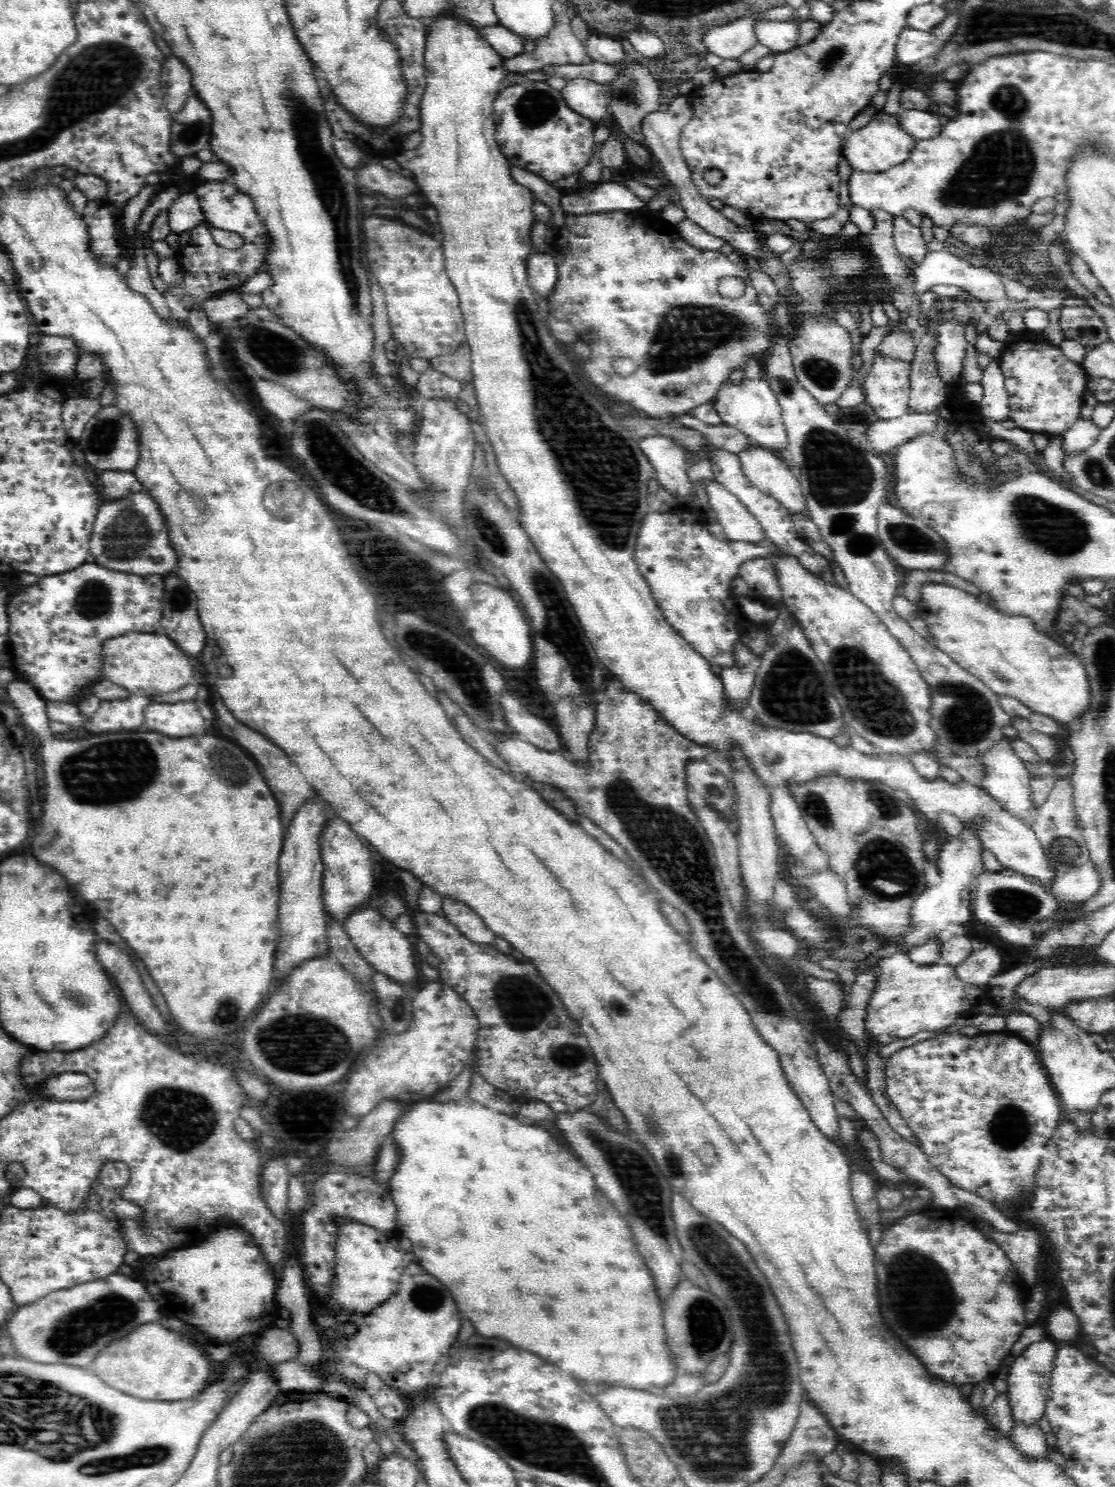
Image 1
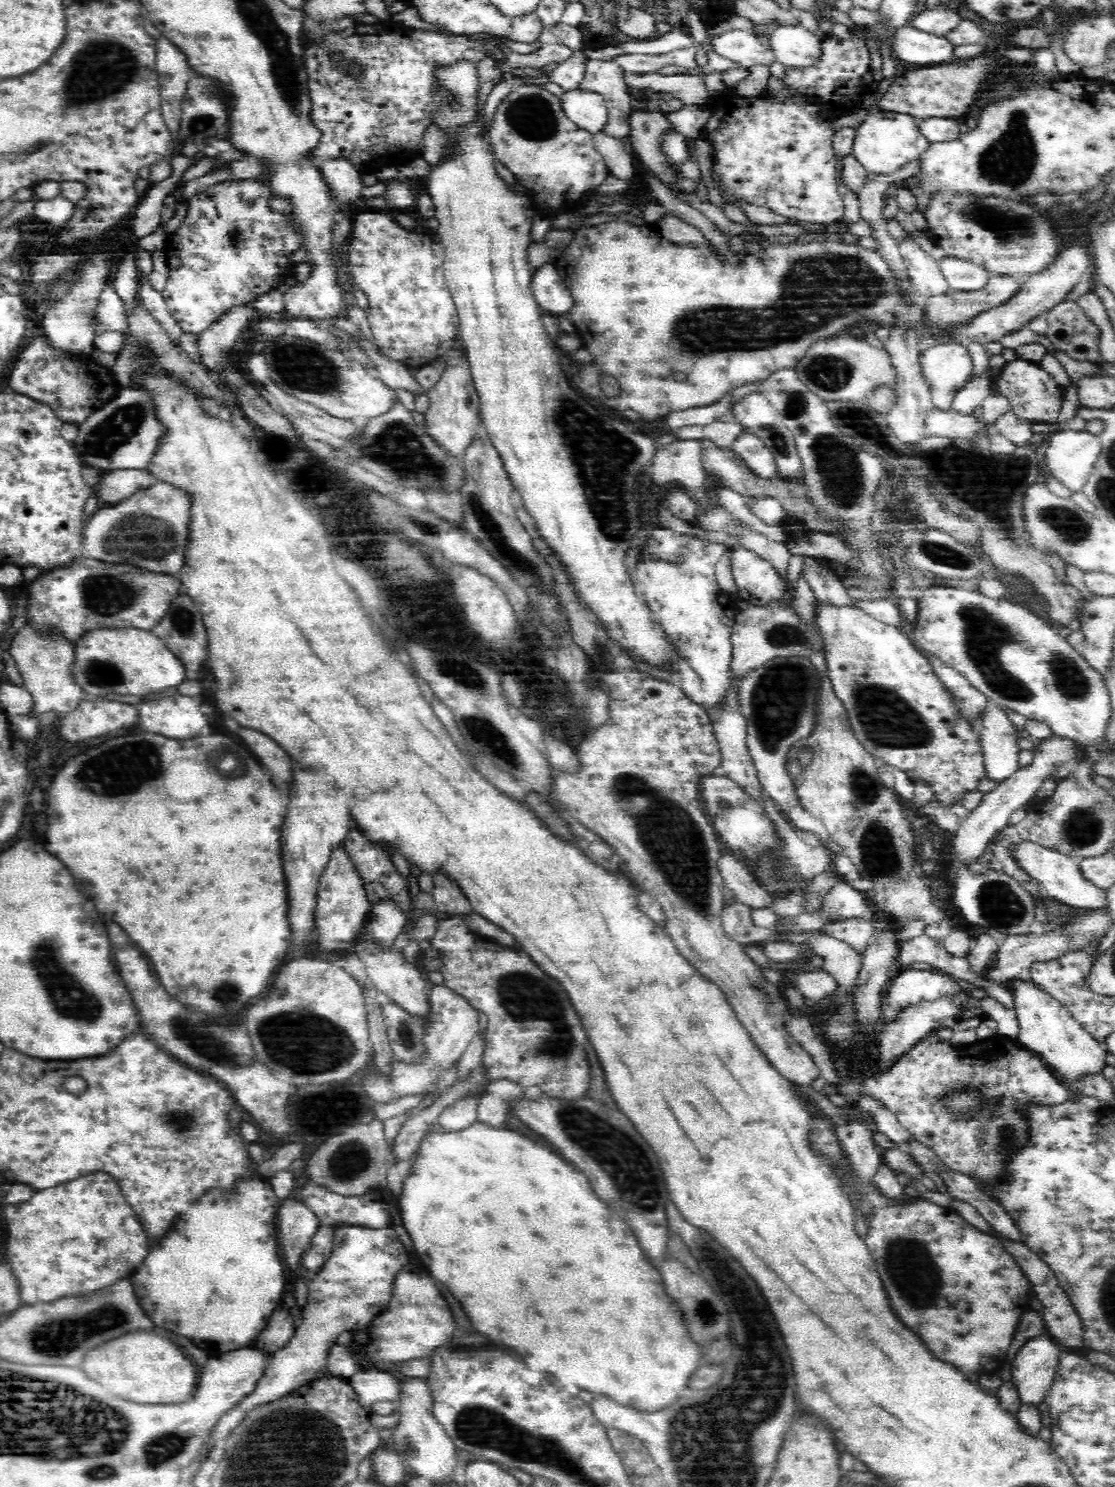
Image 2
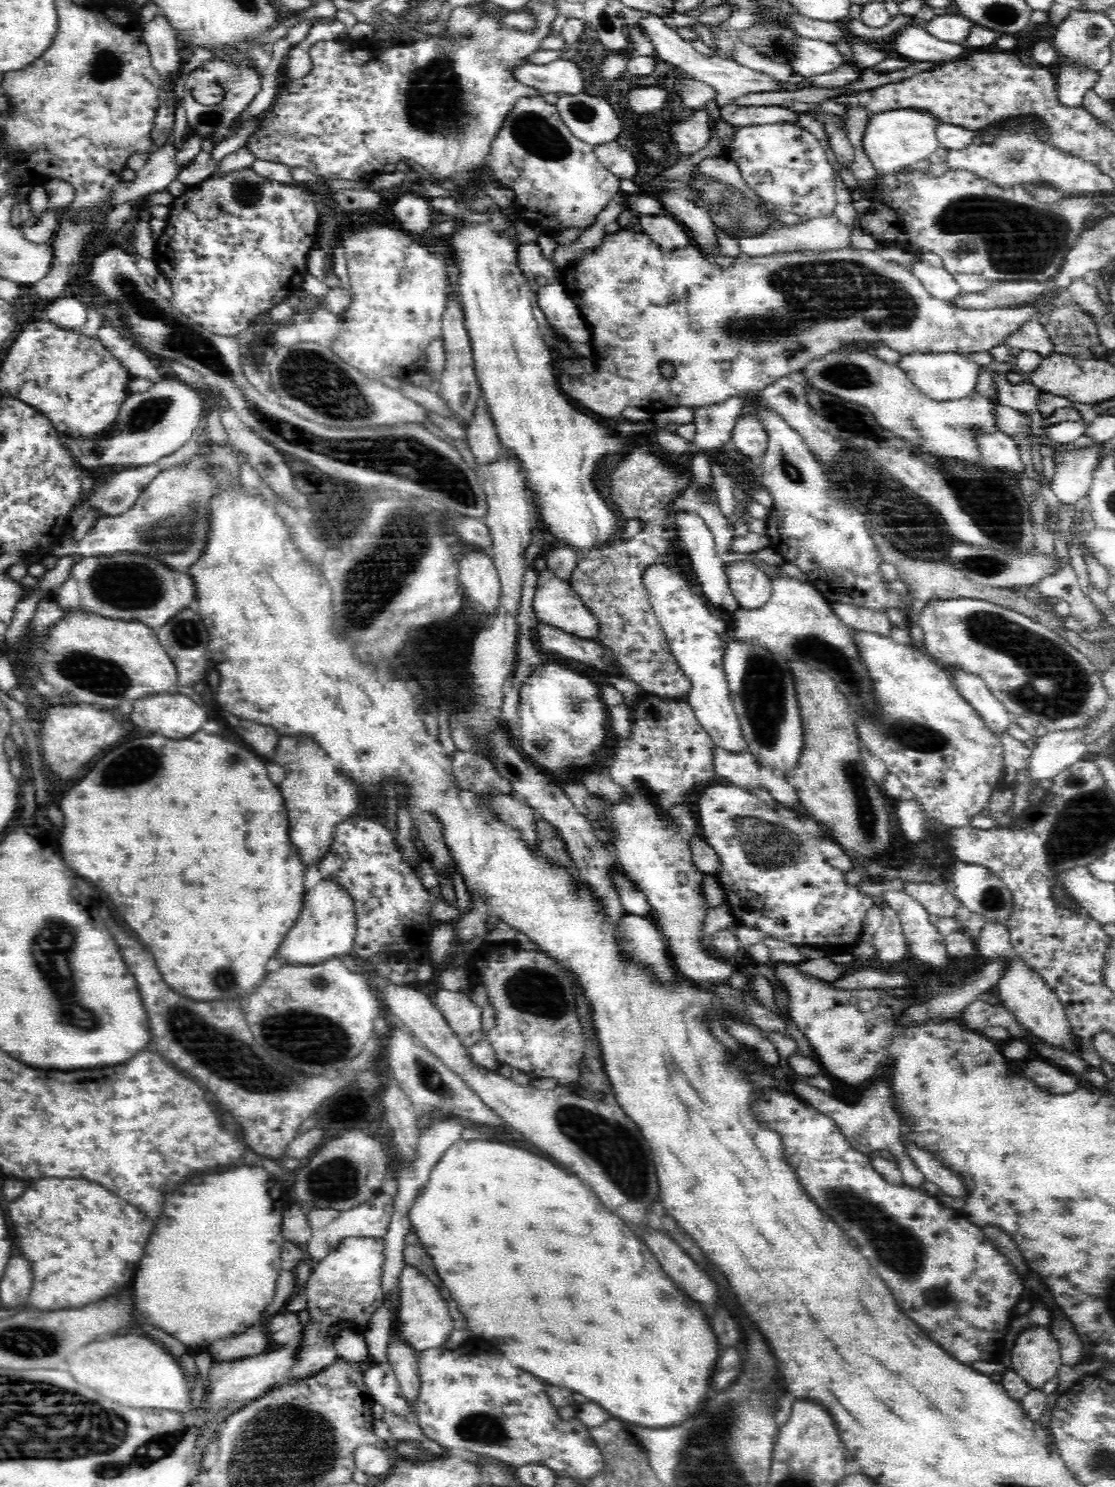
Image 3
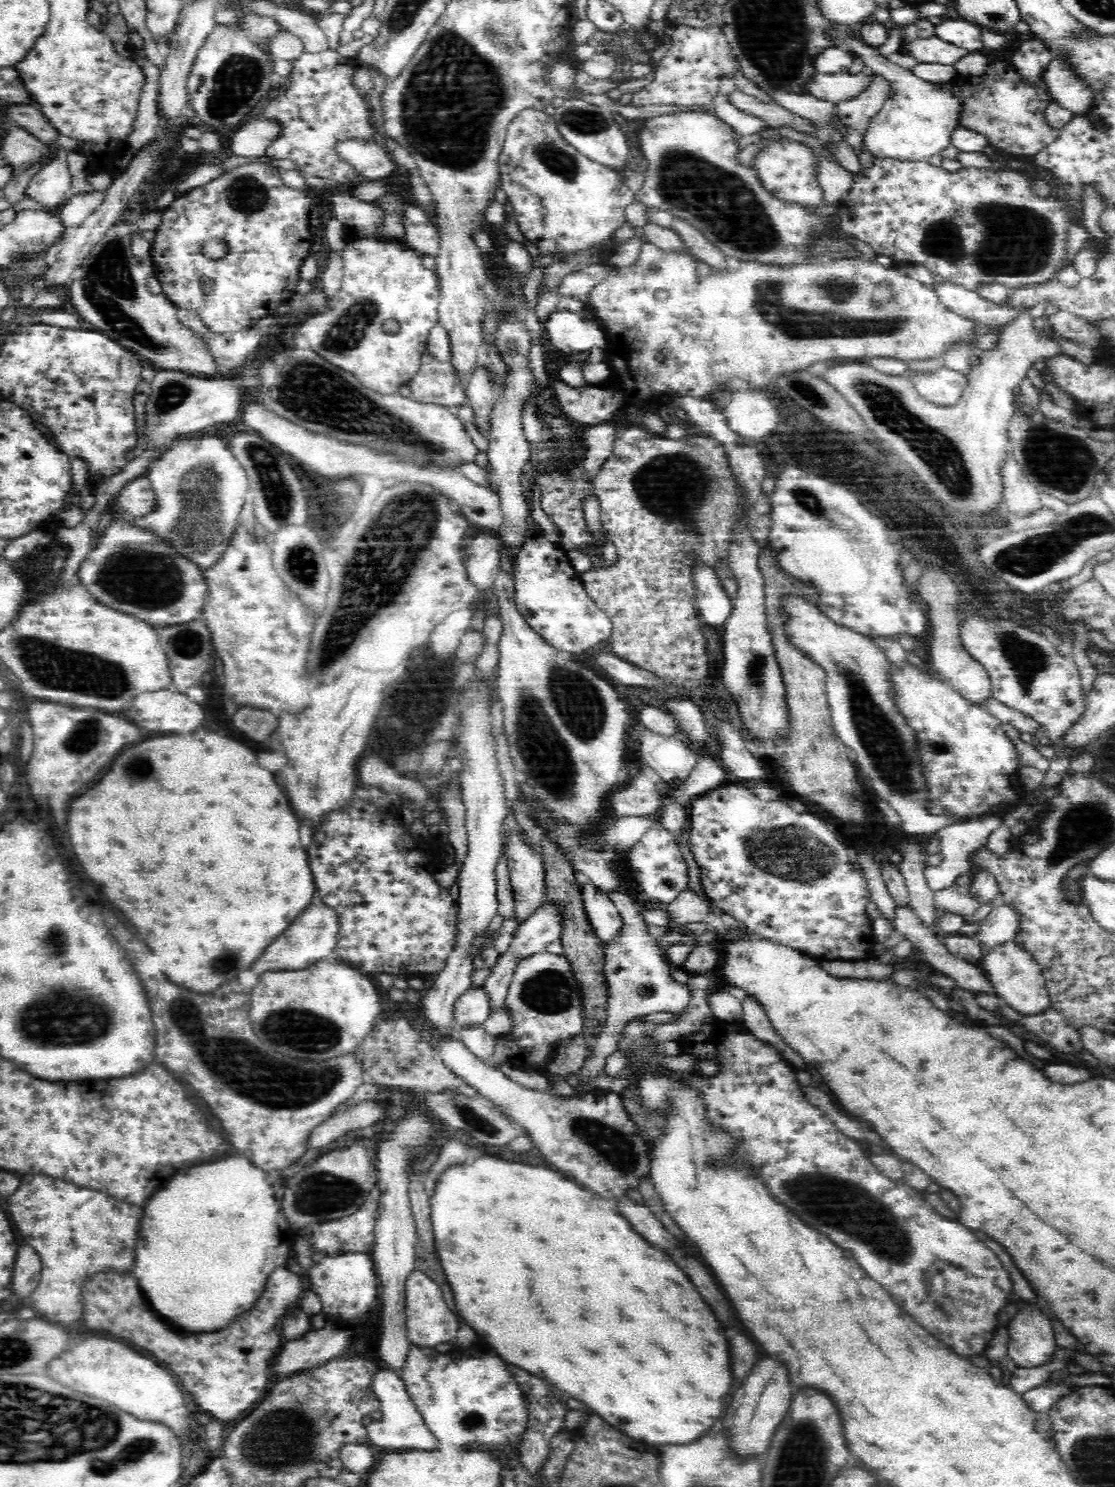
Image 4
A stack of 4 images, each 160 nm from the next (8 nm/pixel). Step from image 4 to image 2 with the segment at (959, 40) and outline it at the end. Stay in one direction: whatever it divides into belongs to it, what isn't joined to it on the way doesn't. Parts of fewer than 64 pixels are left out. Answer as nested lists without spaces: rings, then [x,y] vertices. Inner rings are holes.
[[[934,6],[932,10],[920,10],[910,20],[910,24],[914,28],[938,35],[954,31],[958,22],[960,22],[960,16],[956,12],[941,6]]]

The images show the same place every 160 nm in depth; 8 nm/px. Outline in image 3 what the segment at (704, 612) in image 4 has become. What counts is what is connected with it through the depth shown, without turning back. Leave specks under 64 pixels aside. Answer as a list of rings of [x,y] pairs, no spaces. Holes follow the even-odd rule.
[[[684,511],[683,514],[676,515],[676,533],[680,536],[682,550],[686,551],[686,556],[691,561],[691,568],[688,572],[693,576],[693,581],[698,583],[698,589],[708,600],[708,603],[722,612],[734,612],[740,608],[737,599],[732,595],[729,588],[729,580],[724,569],[724,562],[717,556],[716,544],[713,533],[704,523],[704,520],[696,513]]]

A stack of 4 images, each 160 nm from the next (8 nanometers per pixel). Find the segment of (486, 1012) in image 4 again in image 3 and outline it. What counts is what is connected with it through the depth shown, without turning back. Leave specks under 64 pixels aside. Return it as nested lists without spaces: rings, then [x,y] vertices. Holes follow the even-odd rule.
[[[438,989],[433,997],[436,1009],[444,1016],[444,1019],[450,1024],[452,1031],[456,1033],[460,1039],[465,1040],[470,1037],[474,1031],[480,1030],[482,1026],[483,1010],[474,1004],[470,997],[463,992],[448,991],[446,989]]]

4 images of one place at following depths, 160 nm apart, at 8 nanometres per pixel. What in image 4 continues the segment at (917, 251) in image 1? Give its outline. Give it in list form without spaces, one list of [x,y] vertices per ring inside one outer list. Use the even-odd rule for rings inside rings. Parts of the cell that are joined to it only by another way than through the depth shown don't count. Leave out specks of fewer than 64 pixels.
[[[948,280],[945,283],[935,282],[934,291],[942,304],[953,314],[964,316],[978,325],[996,329],[994,335],[1000,333],[998,327],[1006,327],[1006,323],[1016,318],[1020,311],[986,300],[975,290],[969,291],[956,283],[948,282]]]

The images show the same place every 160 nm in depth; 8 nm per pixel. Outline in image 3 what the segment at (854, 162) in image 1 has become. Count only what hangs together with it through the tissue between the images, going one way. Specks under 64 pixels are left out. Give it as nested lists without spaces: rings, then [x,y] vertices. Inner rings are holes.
[[[910,108],[872,113],[870,122],[865,127],[862,146],[880,174],[894,173],[898,168],[927,159],[932,152],[936,152],[941,147],[936,135],[936,128],[940,124],[942,123],[934,115]]]

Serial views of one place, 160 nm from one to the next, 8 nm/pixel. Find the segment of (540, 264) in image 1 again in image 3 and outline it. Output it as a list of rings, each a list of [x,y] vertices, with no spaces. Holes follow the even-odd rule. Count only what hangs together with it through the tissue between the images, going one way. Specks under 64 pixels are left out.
[[[550,279],[550,284],[538,288],[537,303],[557,332],[558,339],[564,342],[589,342],[590,329],[571,295],[559,281]]]

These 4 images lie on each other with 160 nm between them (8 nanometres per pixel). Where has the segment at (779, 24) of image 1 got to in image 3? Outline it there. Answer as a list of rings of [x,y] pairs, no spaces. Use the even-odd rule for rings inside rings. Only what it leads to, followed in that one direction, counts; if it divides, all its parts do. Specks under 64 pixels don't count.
[[[800,38],[801,42],[795,46],[797,56],[788,62],[788,66],[796,75],[812,77],[828,74],[844,64],[842,54],[838,52],[836,46],[820,40]]]

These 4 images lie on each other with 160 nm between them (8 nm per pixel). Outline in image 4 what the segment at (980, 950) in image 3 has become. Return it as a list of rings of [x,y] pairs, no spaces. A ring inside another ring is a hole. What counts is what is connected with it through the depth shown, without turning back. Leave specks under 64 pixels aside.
[[[1000,902],[993,906],[978,932],[972,936],[990,950],[1004,941],[1014,939],[1019,922],[1020,915],[1014,909]]]

